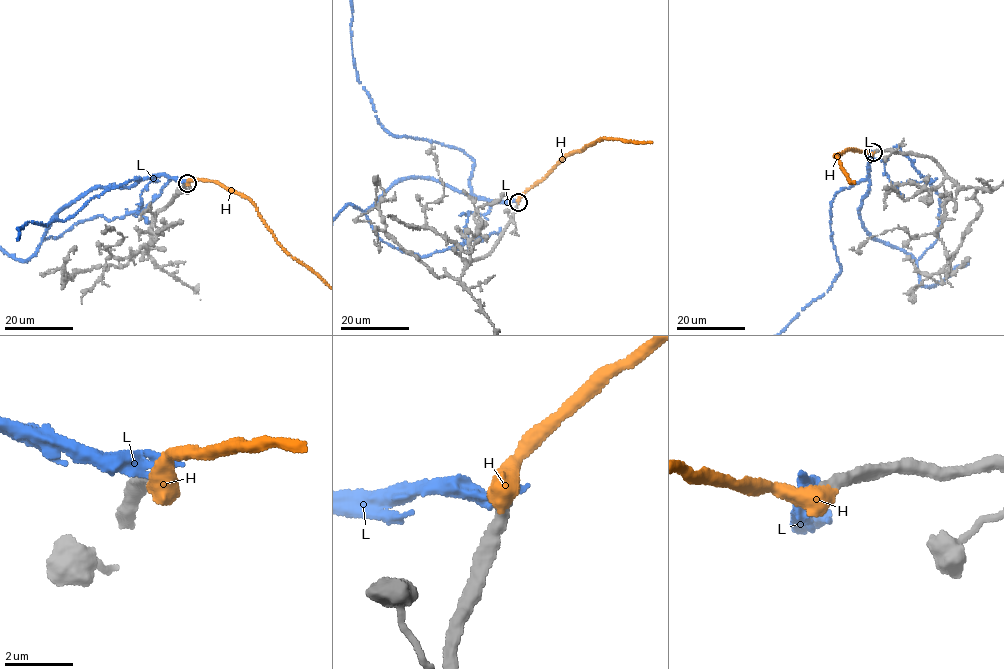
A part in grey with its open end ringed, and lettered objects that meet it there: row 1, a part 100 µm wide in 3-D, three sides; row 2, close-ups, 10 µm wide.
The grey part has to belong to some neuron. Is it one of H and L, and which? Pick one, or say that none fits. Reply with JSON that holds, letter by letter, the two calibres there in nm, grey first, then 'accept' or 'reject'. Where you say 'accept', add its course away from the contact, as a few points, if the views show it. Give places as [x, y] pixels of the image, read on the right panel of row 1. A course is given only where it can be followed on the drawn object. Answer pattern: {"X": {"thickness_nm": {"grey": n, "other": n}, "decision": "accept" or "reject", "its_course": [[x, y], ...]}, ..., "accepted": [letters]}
{"H": {"thickness_nm": {"grey": 400, "other": 600}, "decision": "accept"}, "L": {"thickness_nm": {"grey": 400, "other": 240}, "decision": "reject"}, "accepted": ["H"]}

